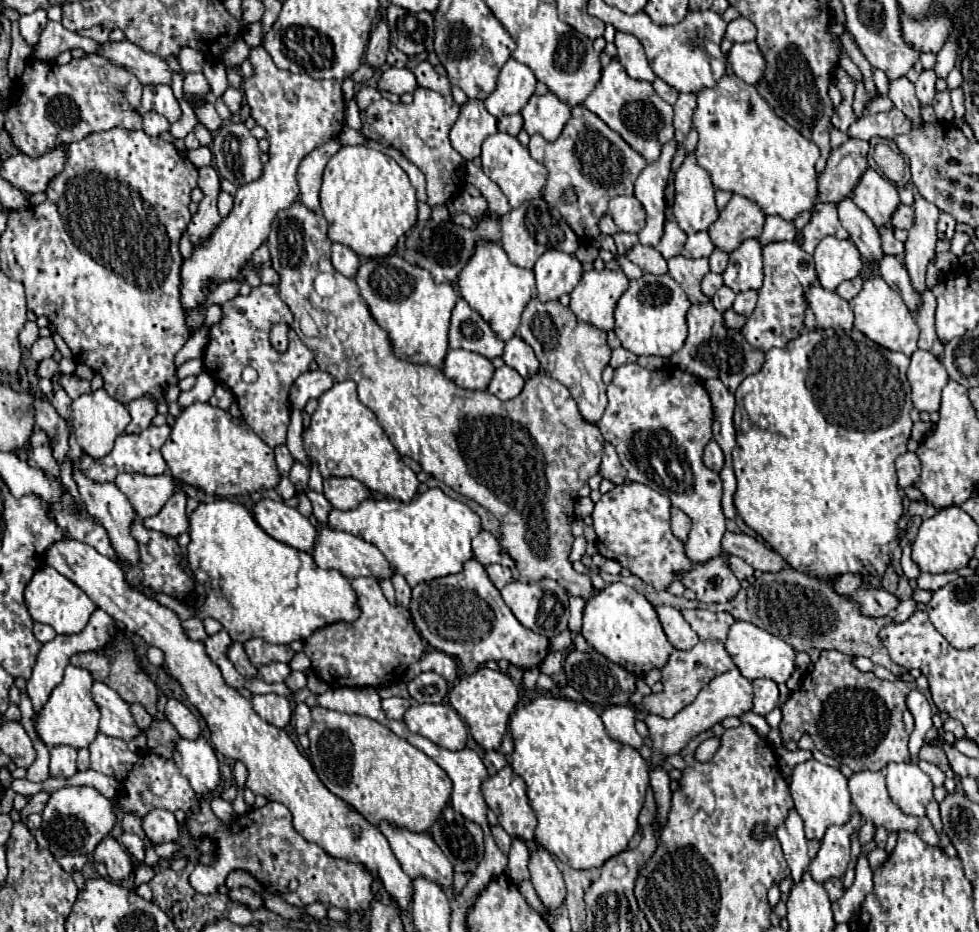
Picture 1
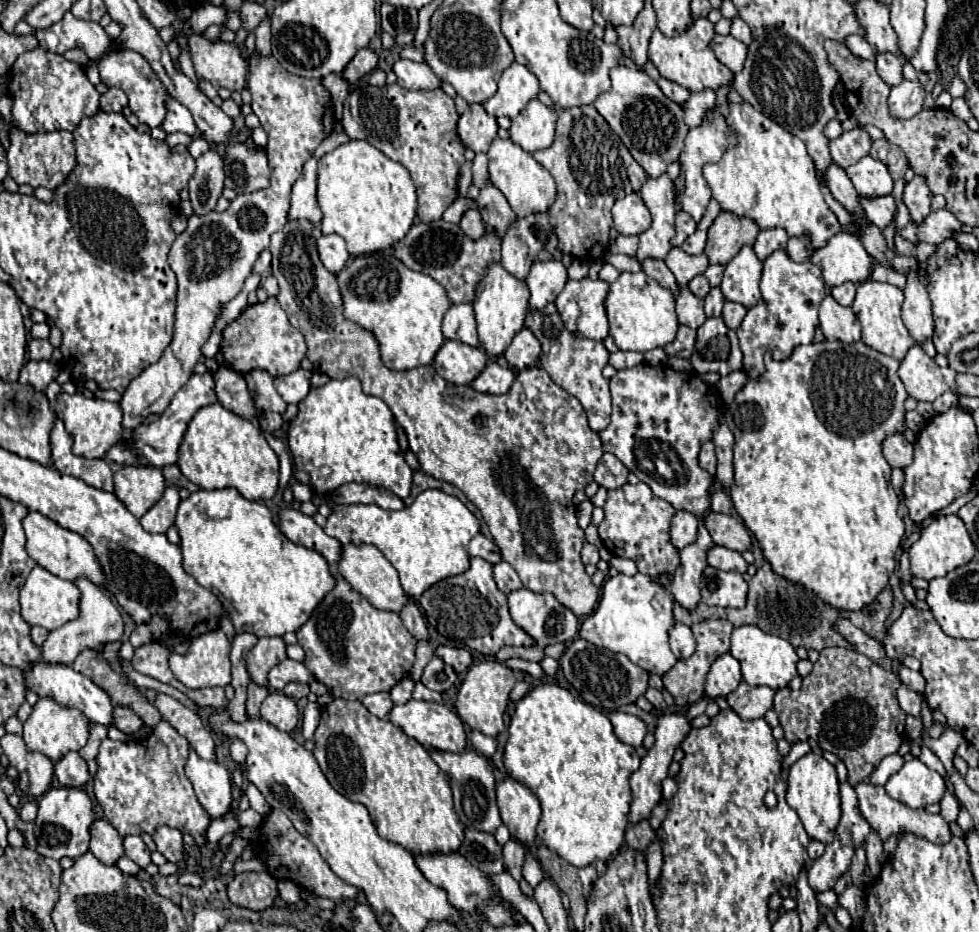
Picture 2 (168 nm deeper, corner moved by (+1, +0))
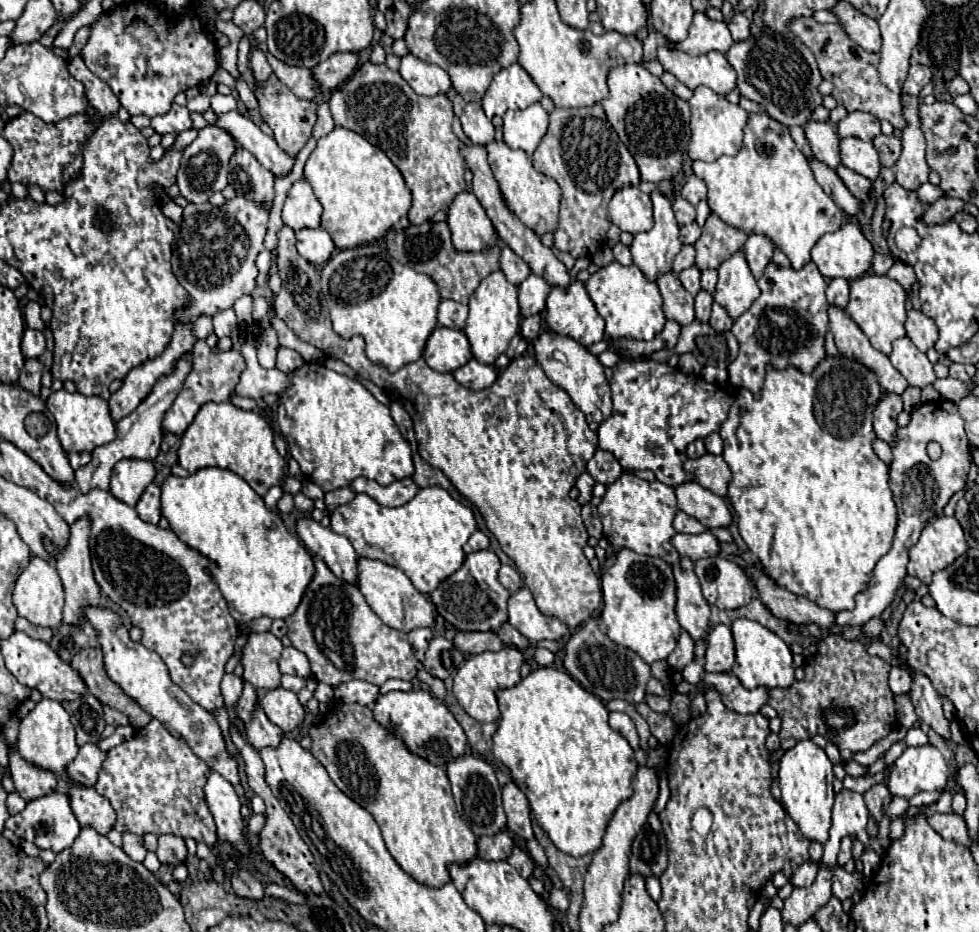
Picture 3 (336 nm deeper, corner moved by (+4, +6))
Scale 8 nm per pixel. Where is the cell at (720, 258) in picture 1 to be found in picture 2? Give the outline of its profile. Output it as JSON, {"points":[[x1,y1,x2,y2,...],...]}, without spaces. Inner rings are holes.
{"points":[[720,264,708,266,708,270,704,272,704,276,708,278,708,282,710,282,712,288,714,288,714,286,720,286,720,282,722,282,722,272,724,272,724,266,720,266]]}

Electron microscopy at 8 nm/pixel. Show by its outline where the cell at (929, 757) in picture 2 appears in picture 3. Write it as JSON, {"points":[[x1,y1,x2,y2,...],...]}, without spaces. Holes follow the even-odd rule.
{"points":[[911,728,907,732,907,736,905,736,905,744,907,746,927,746,929,738,927,738,927,734,921,728]]}

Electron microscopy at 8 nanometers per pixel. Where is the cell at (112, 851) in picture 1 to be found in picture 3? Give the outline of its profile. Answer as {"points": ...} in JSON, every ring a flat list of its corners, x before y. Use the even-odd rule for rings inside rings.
{"points":[[85,786,71,788,69,798,71,798,73,814,77,816,81,828,91,826,99,834,107,836,107,832,115,824,115,810,111,808,109,800,99,796,93,788,85,788]]}

